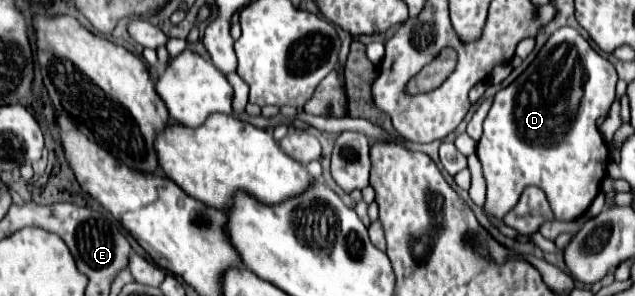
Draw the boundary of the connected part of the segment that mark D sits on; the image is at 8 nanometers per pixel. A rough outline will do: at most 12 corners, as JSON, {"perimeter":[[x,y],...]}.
{"perimeter":[[567,25],[495,95],[477,157],[501,219],[601,191],[615,67]]}

